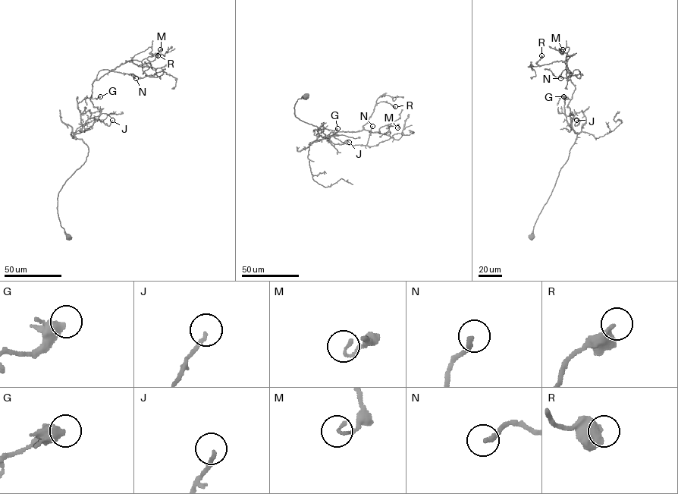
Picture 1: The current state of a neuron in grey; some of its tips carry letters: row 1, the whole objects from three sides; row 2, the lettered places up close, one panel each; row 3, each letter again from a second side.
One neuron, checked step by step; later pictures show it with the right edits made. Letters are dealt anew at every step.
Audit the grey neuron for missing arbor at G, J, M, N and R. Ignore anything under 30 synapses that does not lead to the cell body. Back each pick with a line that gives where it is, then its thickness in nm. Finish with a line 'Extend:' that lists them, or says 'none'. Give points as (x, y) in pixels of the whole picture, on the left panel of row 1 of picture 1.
Extend: none

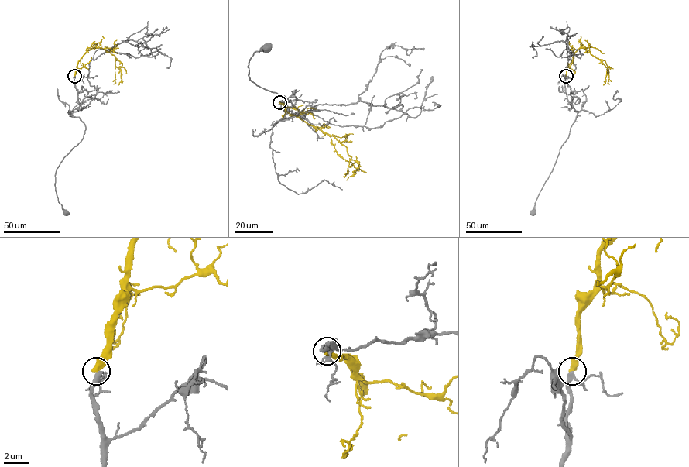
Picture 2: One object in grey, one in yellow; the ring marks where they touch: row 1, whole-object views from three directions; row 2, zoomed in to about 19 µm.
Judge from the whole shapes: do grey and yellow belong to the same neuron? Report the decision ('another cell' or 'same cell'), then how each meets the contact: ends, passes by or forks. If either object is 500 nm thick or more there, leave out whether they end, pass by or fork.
another cell; grey passes by; yellow ends

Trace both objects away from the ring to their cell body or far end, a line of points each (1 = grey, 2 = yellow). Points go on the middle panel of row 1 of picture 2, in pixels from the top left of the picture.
1: (279, 102), (289, 111), (277, 121), (298, 112), (284, 96), (248, 76), (251, 57), (266, 49)
2: (279, 102), (289, 114), (334, 136), (347, 148), (351, 160), (347, 173), (344, 174)

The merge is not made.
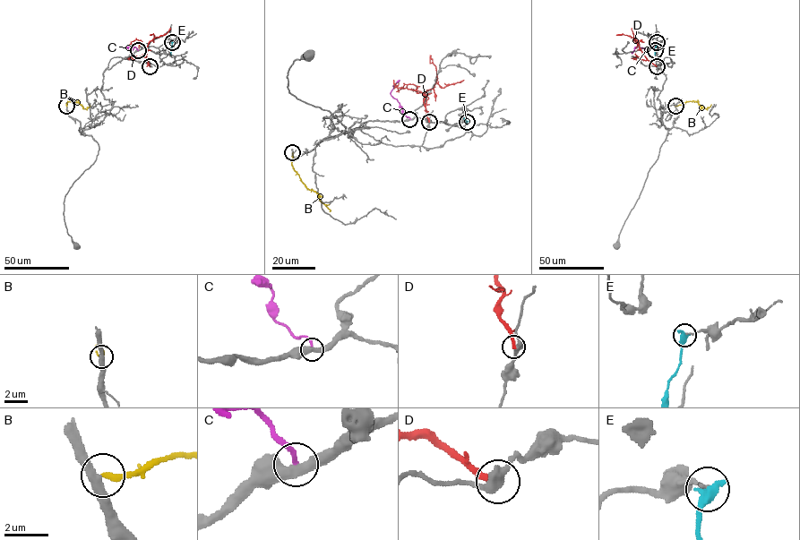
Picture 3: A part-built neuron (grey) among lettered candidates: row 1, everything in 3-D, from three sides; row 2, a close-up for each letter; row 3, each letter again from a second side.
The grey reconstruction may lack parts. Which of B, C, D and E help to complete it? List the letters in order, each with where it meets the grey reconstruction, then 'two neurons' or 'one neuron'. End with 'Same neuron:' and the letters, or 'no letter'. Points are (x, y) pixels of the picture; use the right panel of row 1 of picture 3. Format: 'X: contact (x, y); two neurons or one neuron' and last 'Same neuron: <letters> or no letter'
B: contact (675, 106); one neuron
C: contact (655, 50); two neurons
D: contact (657, 66); two neurons
E: contact (657, 42); two neurons
Same neuron: B

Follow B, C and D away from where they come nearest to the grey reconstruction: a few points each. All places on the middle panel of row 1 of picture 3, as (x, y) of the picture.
B: (292, 152), (293, 169), (307, 188), (318, 194), (330, 211)
C: (409, 119), (390, 94), (400, 81)
D: (428, 121), (425, 106), (426, 90), (436, 83), (444, 88), (463, 81)

